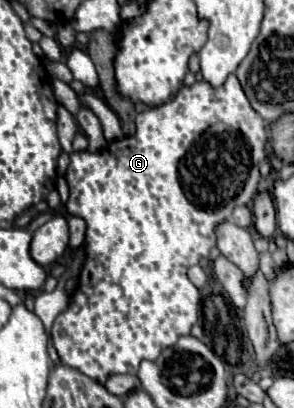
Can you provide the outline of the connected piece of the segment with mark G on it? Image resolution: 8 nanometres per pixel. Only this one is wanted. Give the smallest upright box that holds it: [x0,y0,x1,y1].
[51,74,269,384]

